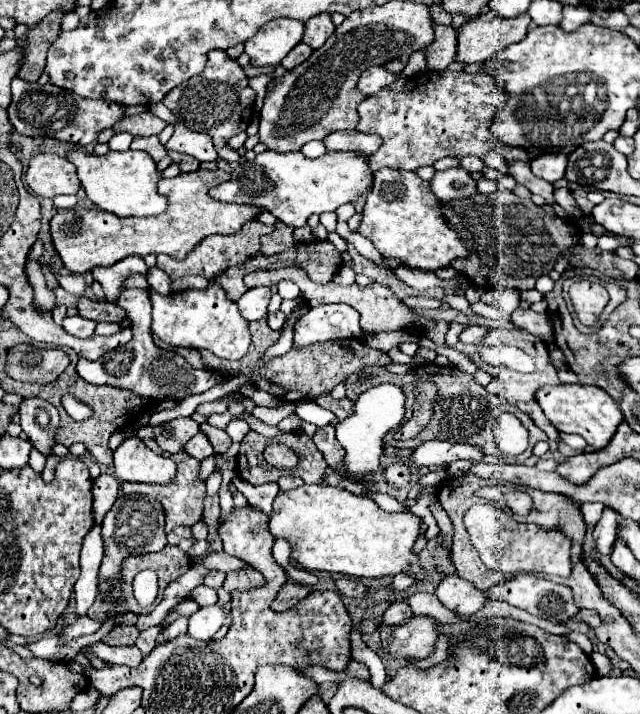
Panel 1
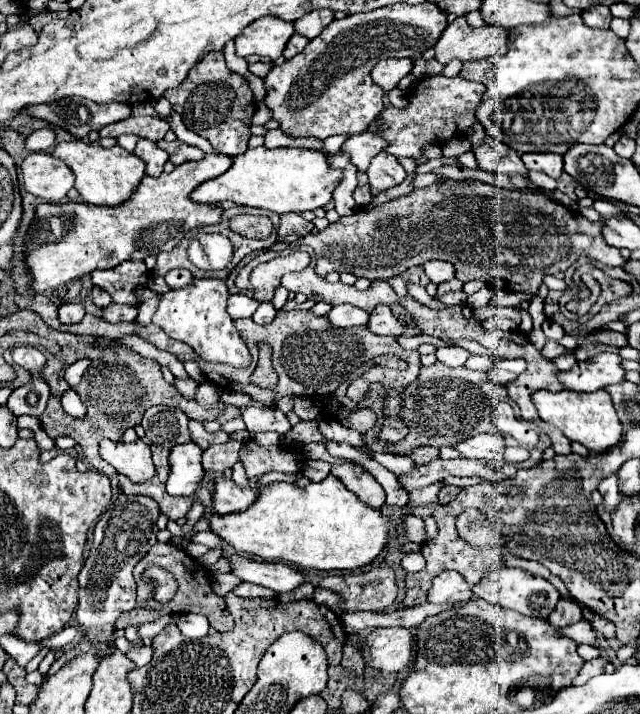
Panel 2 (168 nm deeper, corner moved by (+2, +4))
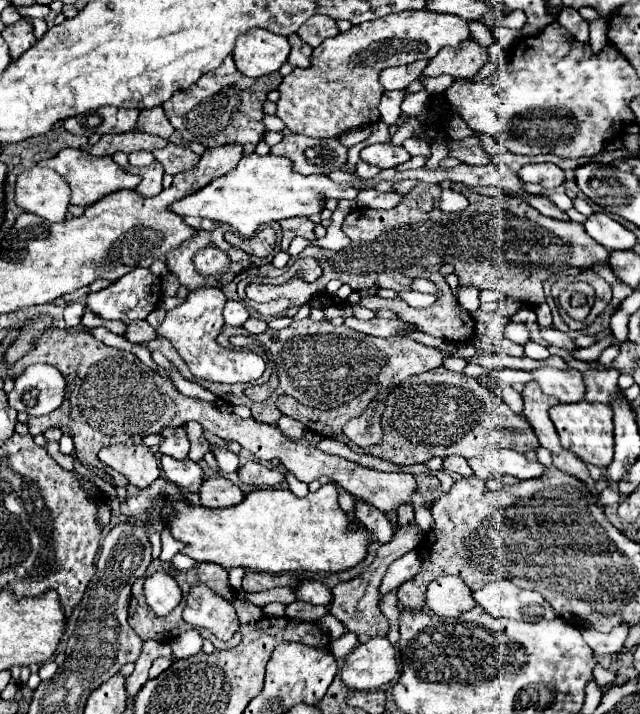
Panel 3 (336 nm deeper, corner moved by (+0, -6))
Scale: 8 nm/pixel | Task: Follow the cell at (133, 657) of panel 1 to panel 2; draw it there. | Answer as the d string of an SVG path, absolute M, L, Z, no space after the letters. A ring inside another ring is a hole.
M142 646L142 648L130 650L126 656L128 656L136 666L146 666L146 664L152 660L152 654L154 654L154 648L152 648L152 646Z

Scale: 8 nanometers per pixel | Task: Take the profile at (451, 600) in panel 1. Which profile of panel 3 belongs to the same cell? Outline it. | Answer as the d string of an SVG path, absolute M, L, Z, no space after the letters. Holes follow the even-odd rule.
M442 576L428 584L426 590L426 606L440 618L456 618L474 606L472 592L466 588L462 578Z

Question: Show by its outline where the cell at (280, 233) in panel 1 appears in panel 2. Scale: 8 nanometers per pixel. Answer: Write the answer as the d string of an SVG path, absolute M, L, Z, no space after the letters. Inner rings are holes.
M290 212L290 214L282 214L282 216L280 216L278 236L280 236L280 238L284 238L284 236L294 234L294 232L298 232L298 234L306 236L306 234L310 234L310 232L312 232L312 228L314 228L314 224L312 224L312 222L306 222L300 214Z

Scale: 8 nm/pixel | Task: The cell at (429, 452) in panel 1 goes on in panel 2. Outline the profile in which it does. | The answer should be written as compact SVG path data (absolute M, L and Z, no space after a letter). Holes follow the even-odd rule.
M500 432L496 434L478 434L474 438L468 438L456 446L456 450L466 458L478 458L486 462L502 460L504 456L504 438Z

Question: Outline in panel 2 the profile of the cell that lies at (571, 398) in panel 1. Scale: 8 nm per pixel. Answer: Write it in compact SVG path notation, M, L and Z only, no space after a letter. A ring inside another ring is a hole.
M560 390L560 392L534 392L534 404L538 406L540 418L548 424L554 424L570 442L584 444L590 452L600 454L606 452L622 440L622 424L616 416L612 398L606 390L596 390L590 394Z

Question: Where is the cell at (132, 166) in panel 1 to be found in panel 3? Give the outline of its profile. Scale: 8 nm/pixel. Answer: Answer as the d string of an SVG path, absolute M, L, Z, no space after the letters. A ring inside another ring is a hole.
M64 148L60 150L54 158L40 162L40 166L48 166L52 170L56 170L70 186L72 196L70 196L70 204L78 204L78 206L92 206L98 200L102 200L104 196L118 192L118 190L132 190L140 184L140 176L126 172L120 164L116 164L110 156L92 156L86 150L78 150L78 148Z

